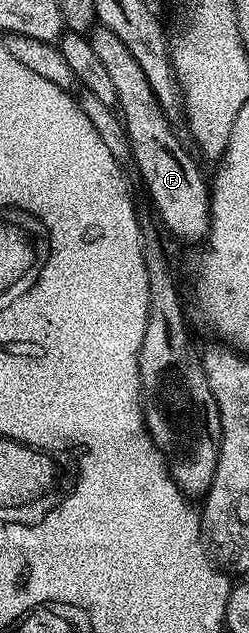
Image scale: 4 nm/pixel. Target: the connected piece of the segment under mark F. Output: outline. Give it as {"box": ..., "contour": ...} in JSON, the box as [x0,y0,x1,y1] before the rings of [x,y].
{"box":[89,27,211,242],"contour":[[[102,27],[92,28],[89,40],[97,59],[101,59],[113,82],[117,109],[130,141],[130,156],[147,184],[147,191],[164,227],[183,241],[202,242],[211,231],[208,178],[207,181],[203,178],[198,163],[171,130],[172,122],[160,107],[157,95],[153,95],[153,87],[149,87],[145,71],[141,71],[137,59],[129,55],[129,47],[125,47],[125,43],[121,43],[113,31]]]}

